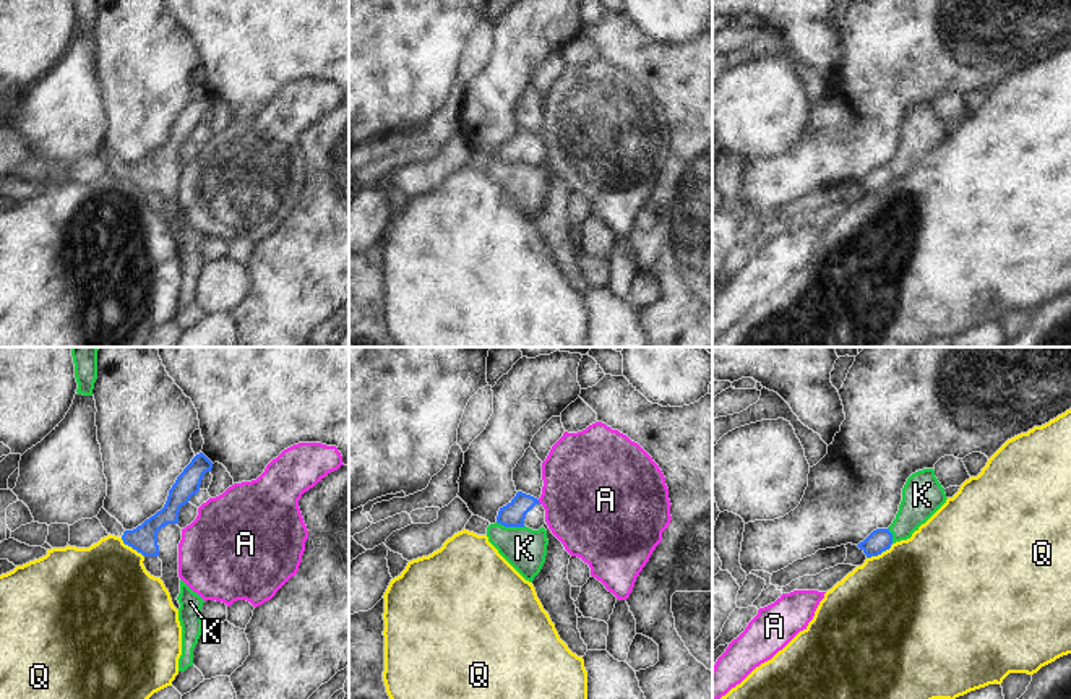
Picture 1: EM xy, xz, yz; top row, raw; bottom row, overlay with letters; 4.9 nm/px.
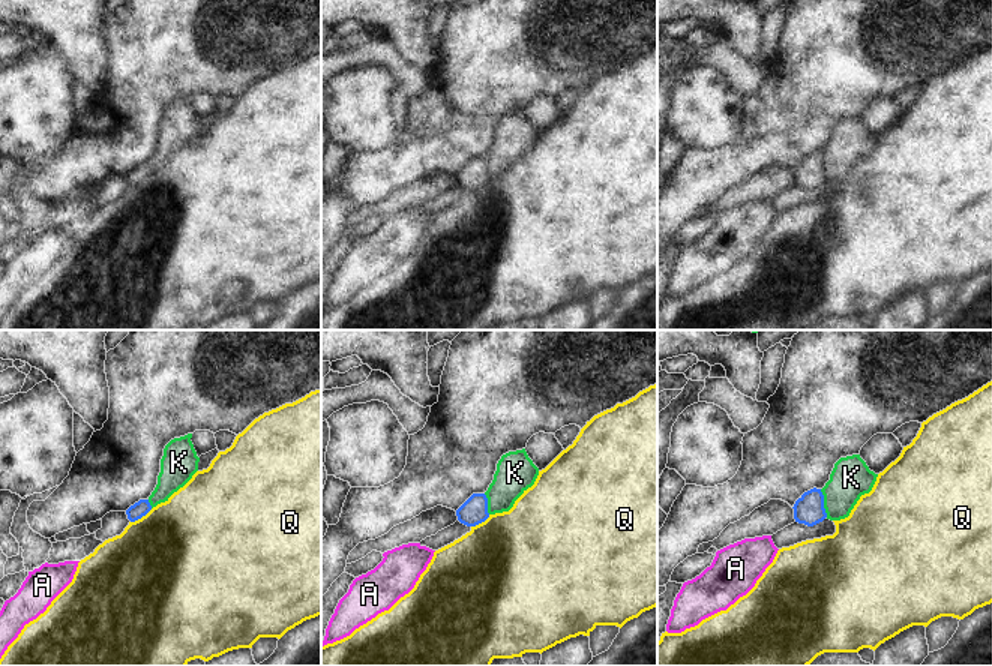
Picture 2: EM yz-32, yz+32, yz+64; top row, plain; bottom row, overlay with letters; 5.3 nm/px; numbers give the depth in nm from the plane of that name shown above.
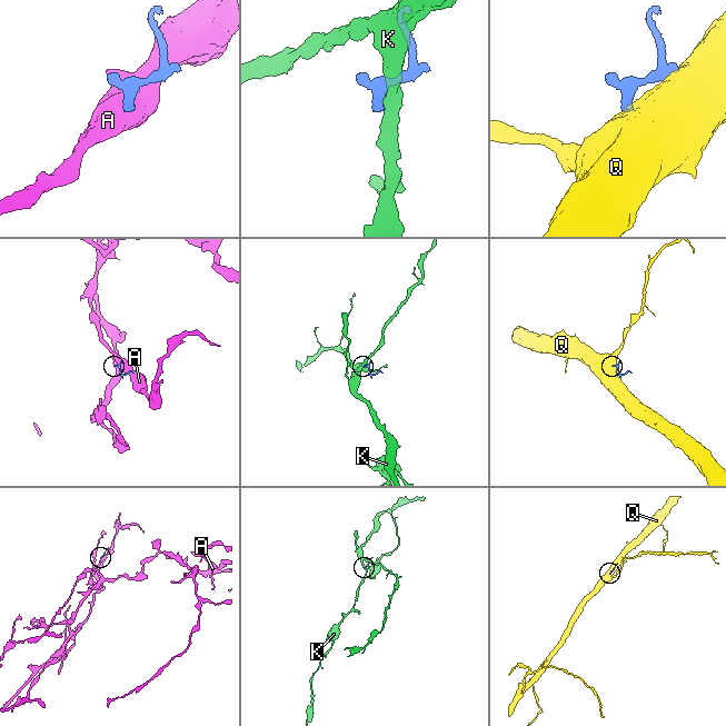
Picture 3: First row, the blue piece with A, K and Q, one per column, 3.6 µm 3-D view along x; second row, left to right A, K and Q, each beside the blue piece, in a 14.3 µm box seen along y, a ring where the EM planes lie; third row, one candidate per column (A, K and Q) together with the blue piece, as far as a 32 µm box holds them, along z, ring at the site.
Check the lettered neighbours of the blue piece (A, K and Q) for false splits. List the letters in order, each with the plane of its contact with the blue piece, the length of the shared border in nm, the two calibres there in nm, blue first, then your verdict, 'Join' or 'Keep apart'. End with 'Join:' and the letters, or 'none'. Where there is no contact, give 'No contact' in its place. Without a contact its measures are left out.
A: Touches blue in xz. Shared border 30 nm. Thickness 120 nm (blue) against 460 nm. Keep apart
K: Touches blue in xz. Shared border 150 nm. Thickness 120 nm (blue) against 200 nm. Keep apart
Q: Touches blue in yz. Shared border 150 nm. Thickness 120 nm (blue) against 500 nm. Keep apart
Join: none.

